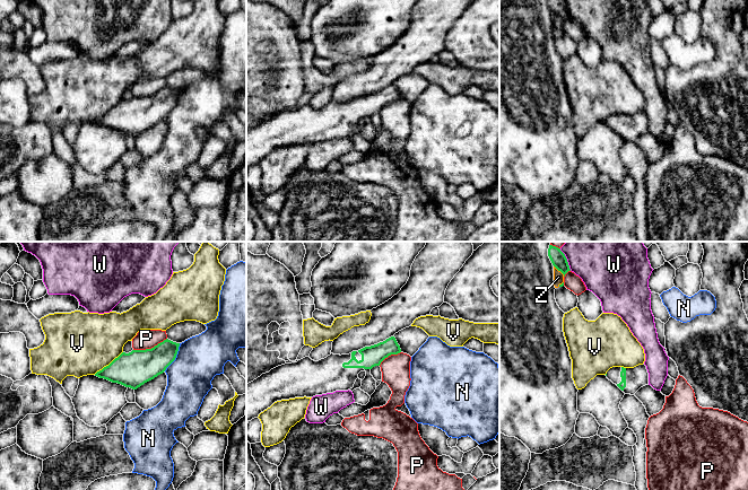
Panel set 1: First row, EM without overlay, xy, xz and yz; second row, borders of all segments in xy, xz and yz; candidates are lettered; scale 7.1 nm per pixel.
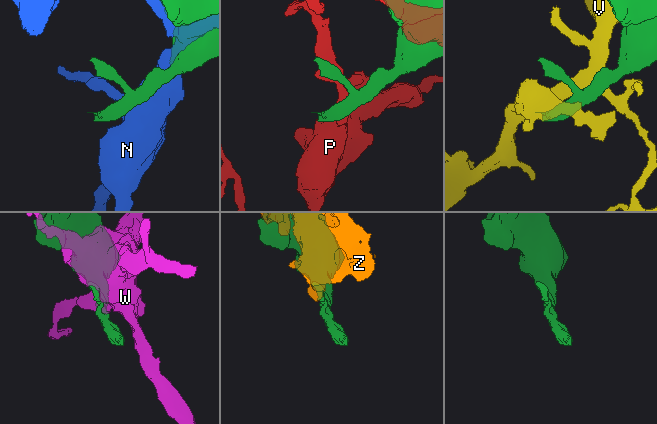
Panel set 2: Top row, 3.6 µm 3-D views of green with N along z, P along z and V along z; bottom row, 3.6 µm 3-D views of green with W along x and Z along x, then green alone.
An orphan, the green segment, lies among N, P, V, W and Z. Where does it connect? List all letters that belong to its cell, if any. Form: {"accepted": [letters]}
{"accepted": []}

